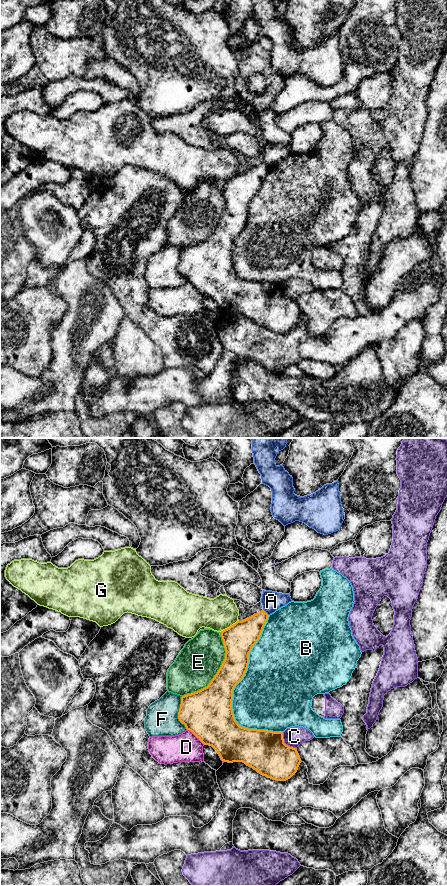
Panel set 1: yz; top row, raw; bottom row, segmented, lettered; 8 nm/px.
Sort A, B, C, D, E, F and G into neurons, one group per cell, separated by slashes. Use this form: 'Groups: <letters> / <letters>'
Groups: A / B / C / D / E / F / G

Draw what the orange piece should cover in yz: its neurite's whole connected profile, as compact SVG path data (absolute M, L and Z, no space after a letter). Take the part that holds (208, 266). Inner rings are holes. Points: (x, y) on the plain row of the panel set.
M262 162L253 168L237 173L221 183L225 211L207 239L181 249L179 273L204 297L212 298L224 314L243 314L258 325L276 333L290 331L301 315L296 300L284 295L283 284L248 281L235 272L232 252L235 238L243 231L249 216L249 206L260 191L269 167Z

